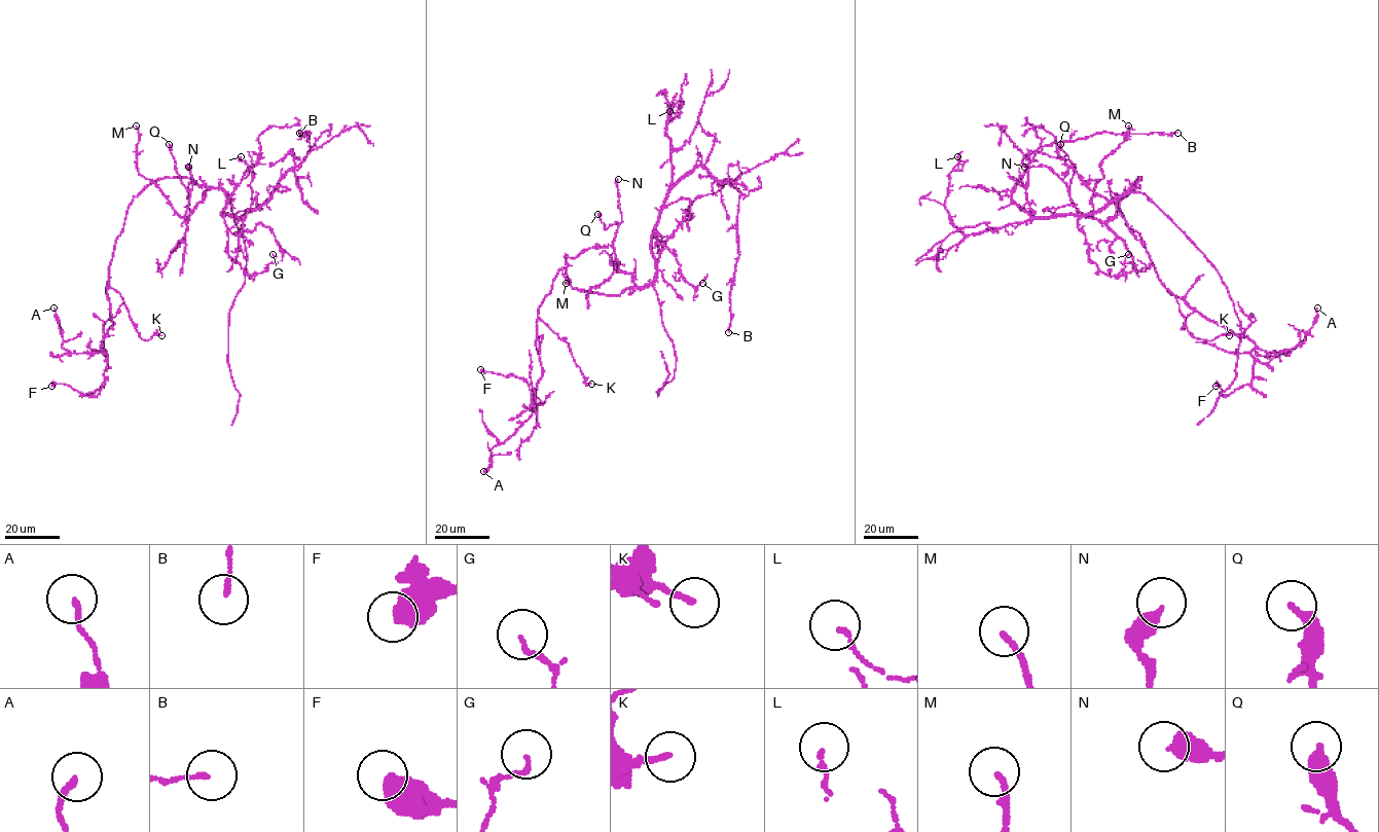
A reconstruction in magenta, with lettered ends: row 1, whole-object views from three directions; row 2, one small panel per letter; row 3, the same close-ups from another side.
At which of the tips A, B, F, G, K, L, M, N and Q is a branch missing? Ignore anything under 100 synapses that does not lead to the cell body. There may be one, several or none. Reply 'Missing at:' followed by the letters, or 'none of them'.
Missing at: none of them

